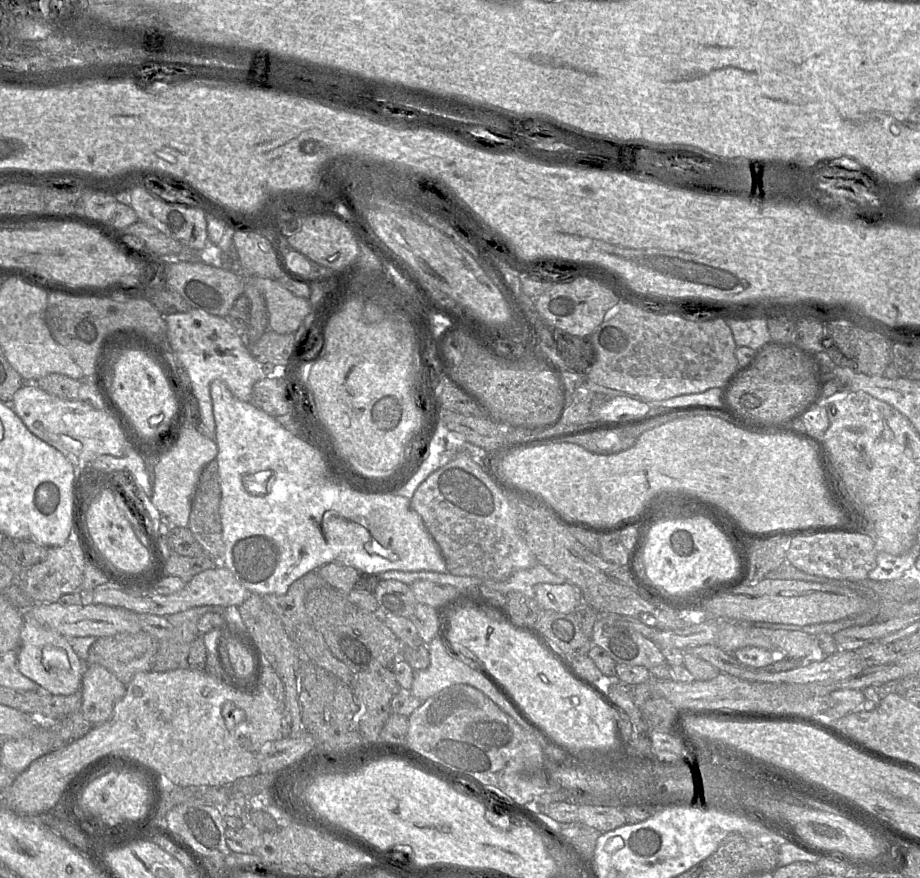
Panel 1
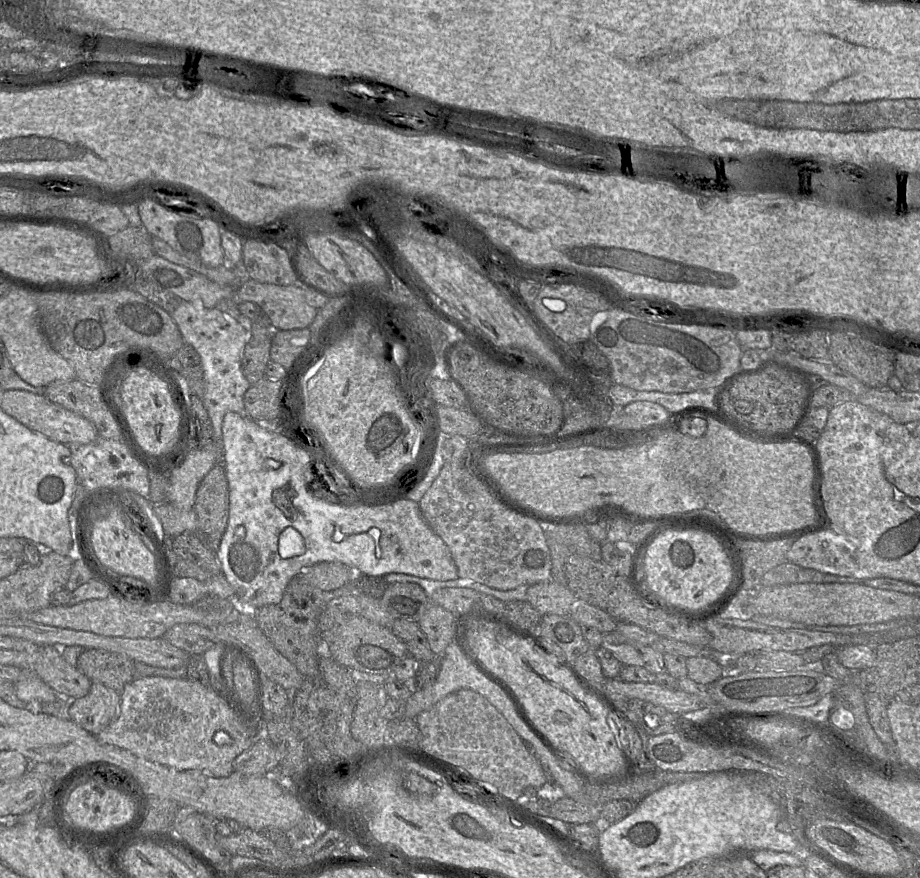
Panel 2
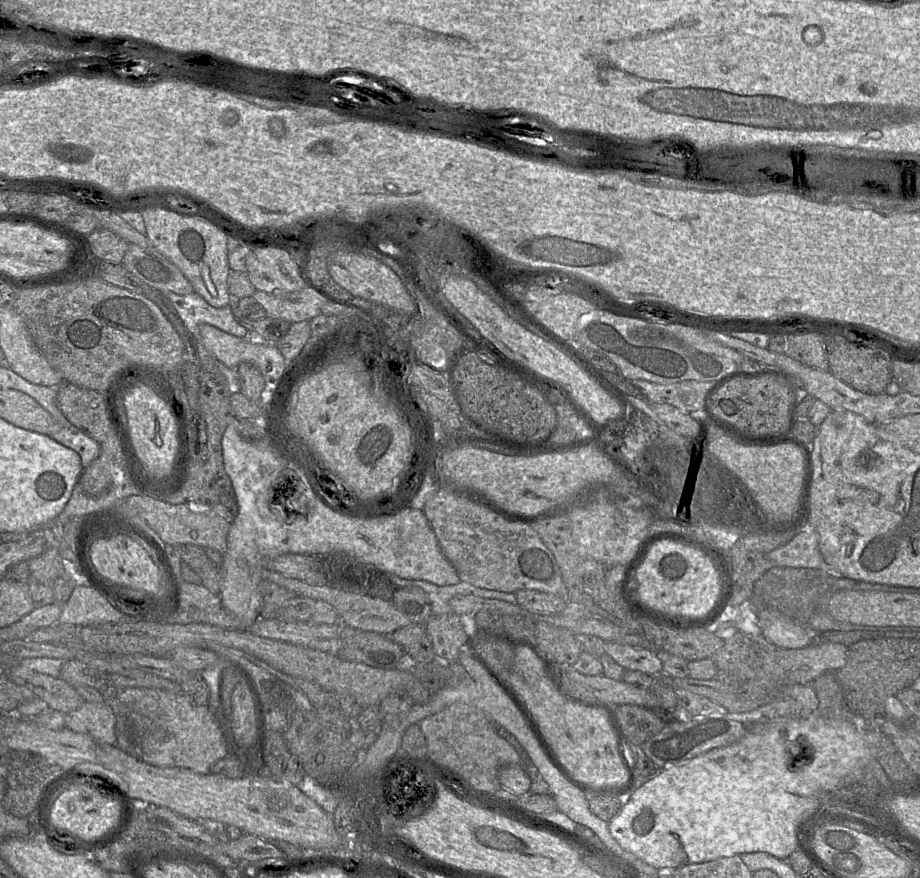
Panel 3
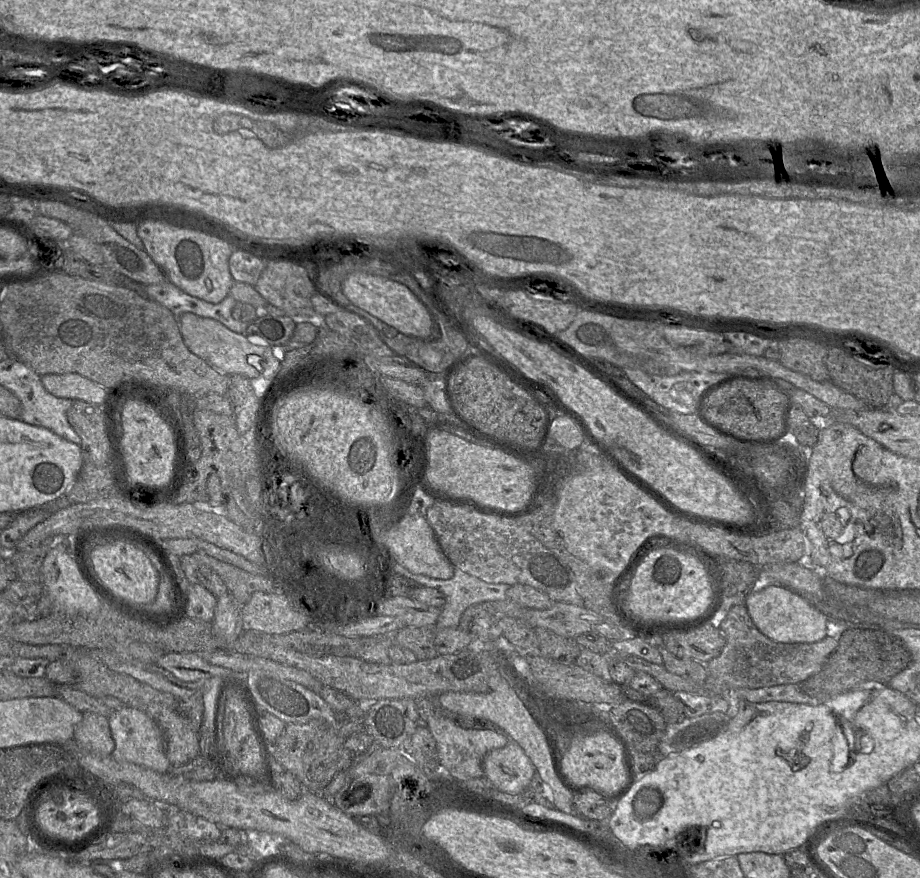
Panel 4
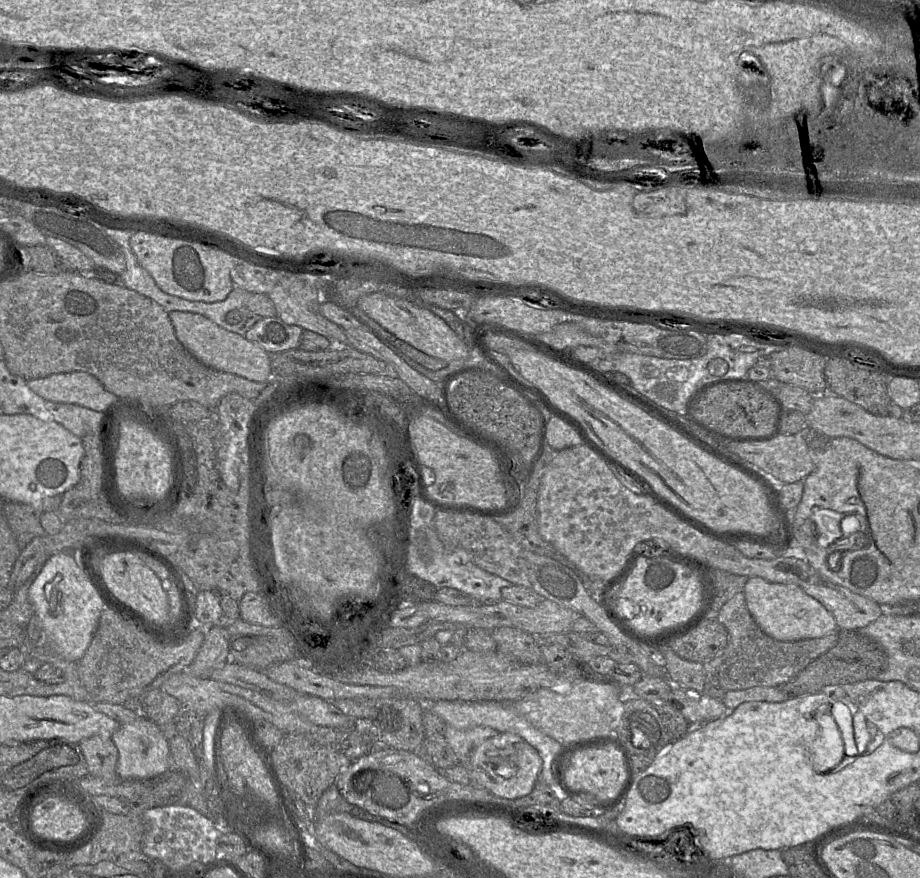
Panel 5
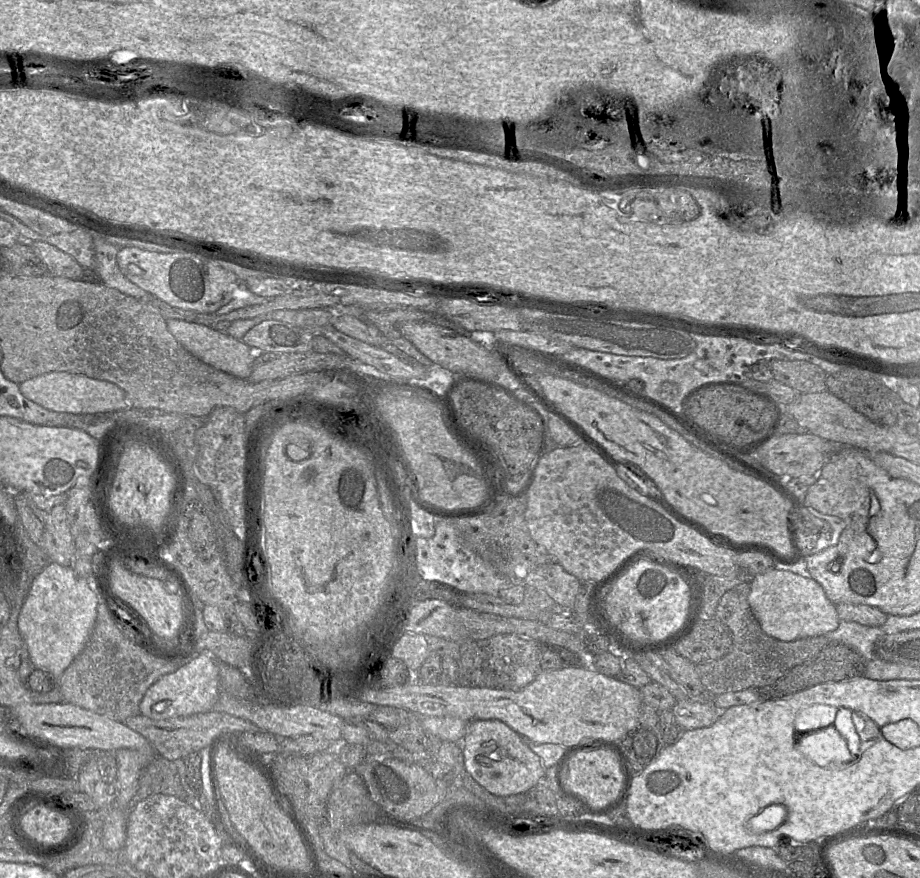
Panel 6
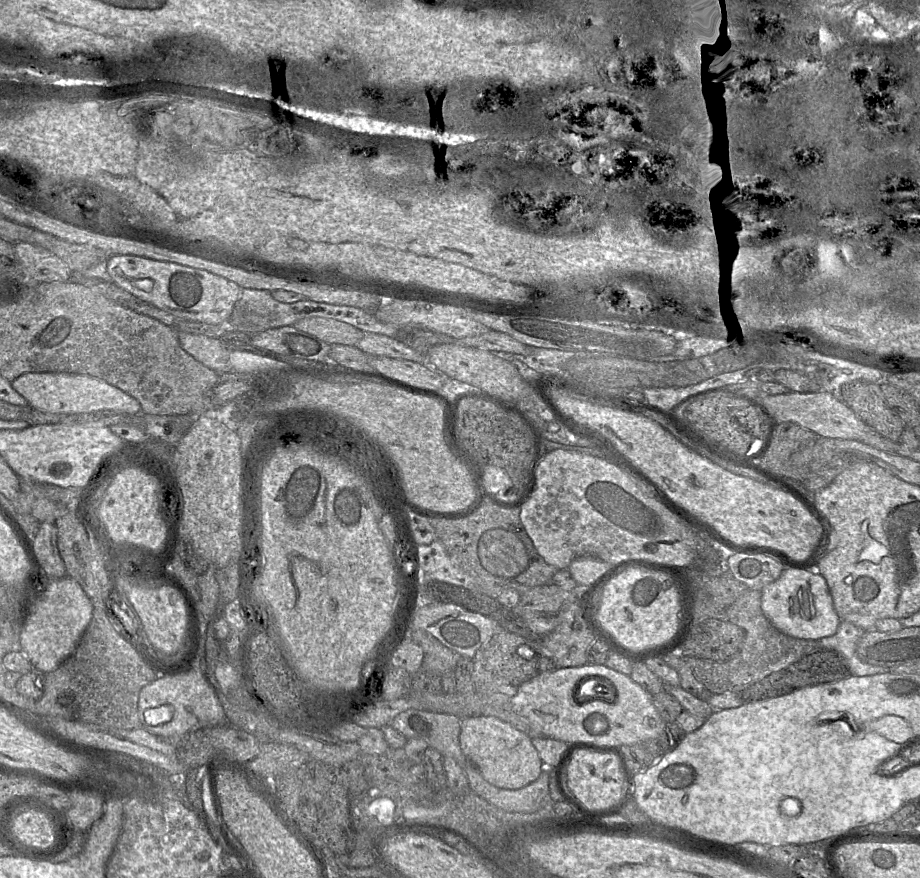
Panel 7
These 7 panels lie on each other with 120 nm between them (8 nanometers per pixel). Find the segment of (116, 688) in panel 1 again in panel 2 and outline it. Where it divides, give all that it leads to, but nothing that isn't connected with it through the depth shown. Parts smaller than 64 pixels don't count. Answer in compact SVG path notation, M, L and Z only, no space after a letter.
M92 683L89 693L70 701L70 720L97 735L117 716L120 694L101 683Z

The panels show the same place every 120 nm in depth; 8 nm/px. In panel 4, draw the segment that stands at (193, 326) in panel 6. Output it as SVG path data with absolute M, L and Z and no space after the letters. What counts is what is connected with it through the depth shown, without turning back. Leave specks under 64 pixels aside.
M185 312L179 318L179 327L188 349L219 372L227 375L240 374L249 379L271 380L280 370L280 355L276 349L256 341L250 342L245 335L230 330L215 319Z

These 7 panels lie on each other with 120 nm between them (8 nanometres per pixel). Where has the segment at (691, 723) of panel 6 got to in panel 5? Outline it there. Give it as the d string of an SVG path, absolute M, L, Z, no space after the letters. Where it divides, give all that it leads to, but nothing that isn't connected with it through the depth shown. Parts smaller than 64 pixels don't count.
M673 687L671 702L689 723L709 722L723 717L726 706L721 699L712 698L694 689Z

